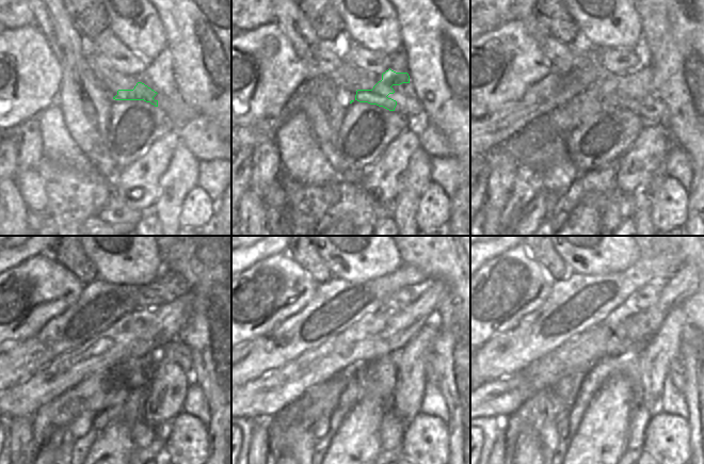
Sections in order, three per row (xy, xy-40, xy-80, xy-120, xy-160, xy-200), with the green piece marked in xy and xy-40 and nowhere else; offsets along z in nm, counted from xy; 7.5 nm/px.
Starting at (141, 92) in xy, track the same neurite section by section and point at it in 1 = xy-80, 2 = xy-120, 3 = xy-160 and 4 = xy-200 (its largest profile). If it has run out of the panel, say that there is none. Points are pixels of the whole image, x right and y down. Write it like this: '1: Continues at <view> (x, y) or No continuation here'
1: Continues at xy-80 (564, 118)
2: Continues at xy-120 (22, 400)
3: Continues at xy-160 (262, 398)
4: Continues at xy-200 (500, 398).

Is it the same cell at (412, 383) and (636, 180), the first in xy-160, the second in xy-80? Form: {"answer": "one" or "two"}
{"answer": "one"}

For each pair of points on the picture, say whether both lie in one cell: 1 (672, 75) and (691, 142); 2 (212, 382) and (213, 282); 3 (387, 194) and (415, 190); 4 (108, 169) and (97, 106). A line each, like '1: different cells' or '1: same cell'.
1: same cell
2: same cell
3: different cells
4: same cell

